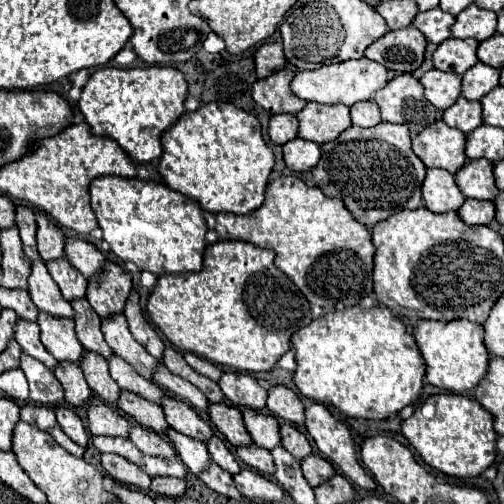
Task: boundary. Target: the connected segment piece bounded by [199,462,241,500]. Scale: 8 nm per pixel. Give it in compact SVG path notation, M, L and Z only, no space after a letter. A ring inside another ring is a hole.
M211 462L211 464L199 474L199 478L201 478L201 482L205 482L213 492L223 494L223 496L227 496L227 498L231 498L231 500L241 500L241 494L237 492L237 488L235 488L235 484L233 484L233 476L231 476L227 470L219 468L215 462Z

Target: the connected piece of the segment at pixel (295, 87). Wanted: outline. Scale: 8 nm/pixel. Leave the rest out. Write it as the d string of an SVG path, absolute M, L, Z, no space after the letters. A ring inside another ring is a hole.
M361 58L361 60L347 60L347 62L339 62L339 64L321 66L317 70L297 72L291 82L291 90L293 90L293 94L297 94L299 98L303 98L307 102L353 106L363 100L373 100L373 94L379 88L383 88L387 84L387 80L389 80L387 70L379 62Z

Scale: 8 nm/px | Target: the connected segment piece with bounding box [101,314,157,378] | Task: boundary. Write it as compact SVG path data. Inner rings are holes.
M111 314L109 318L105 318L101 322L101 330L105 334L107 344L117 356L127 360L141 376L151 378L151 372L157 366L157 360L149 356L149 352L141 348L141 344L135 342L135 338L131 336L127 328L127 320L123 314Z

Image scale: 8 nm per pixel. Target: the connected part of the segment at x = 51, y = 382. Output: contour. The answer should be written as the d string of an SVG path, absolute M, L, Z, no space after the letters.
M21 354L21 370L27 376L31 396L29 400L33 404L43 404L43 406L59 406L63 404L63 388L59 380L53 376L53 372L39 360Z

